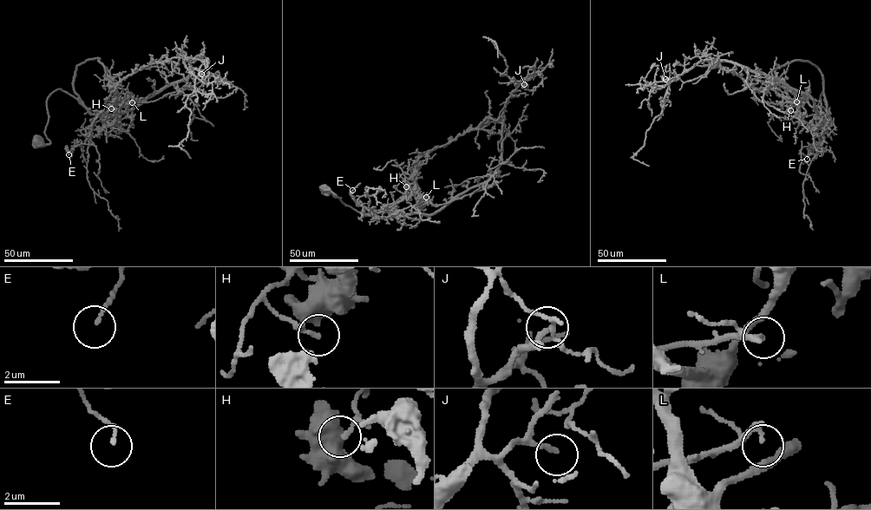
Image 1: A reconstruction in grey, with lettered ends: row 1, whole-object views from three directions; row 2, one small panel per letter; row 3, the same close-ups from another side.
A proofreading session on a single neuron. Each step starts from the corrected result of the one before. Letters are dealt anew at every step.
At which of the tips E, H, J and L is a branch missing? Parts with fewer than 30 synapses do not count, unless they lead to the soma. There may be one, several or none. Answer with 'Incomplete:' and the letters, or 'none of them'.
Incomplete: L

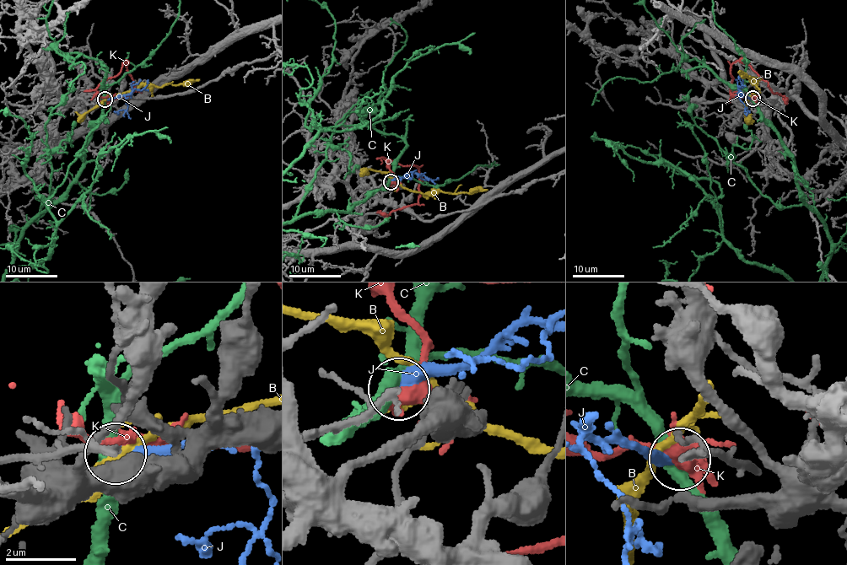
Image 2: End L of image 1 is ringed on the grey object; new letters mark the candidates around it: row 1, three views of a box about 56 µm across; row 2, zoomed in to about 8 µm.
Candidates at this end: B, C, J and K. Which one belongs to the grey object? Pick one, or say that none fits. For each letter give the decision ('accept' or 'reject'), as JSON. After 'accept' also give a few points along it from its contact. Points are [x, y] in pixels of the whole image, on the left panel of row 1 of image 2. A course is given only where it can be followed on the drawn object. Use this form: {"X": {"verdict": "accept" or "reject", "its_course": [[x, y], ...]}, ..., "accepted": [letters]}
{"B": {"verdict": "reject"}, "C": {"verdict": "reject"}, "J": {"verdict": "accept", "its_course": [[105, 99], [127, 95], [135, 89], [143, 88], [148, 80]]}, "K": {"verdict": "reject"}, "accepted": ["J"]}

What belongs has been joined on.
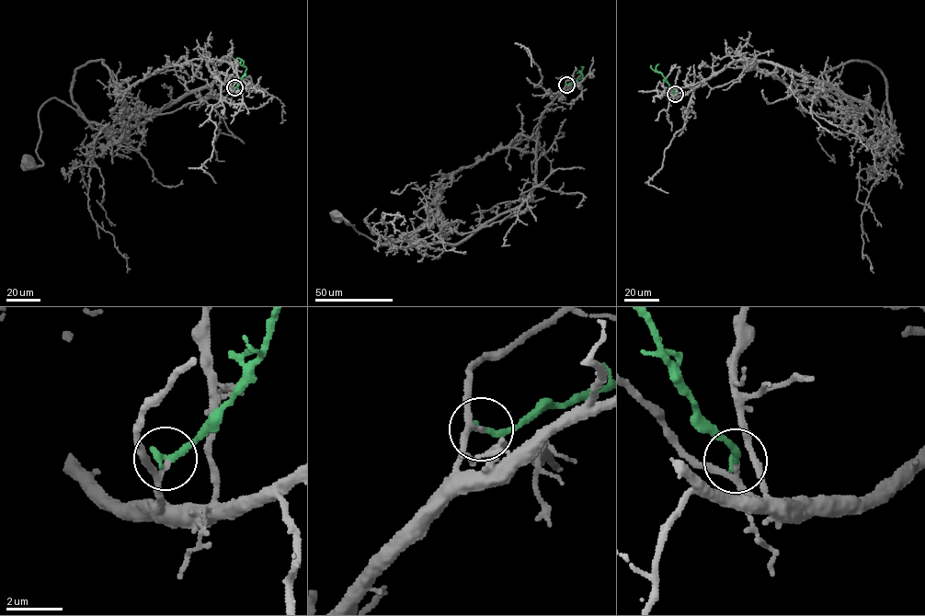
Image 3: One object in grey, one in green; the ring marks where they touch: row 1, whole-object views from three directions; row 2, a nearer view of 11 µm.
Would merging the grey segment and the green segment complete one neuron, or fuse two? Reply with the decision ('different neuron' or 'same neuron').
same neuron

